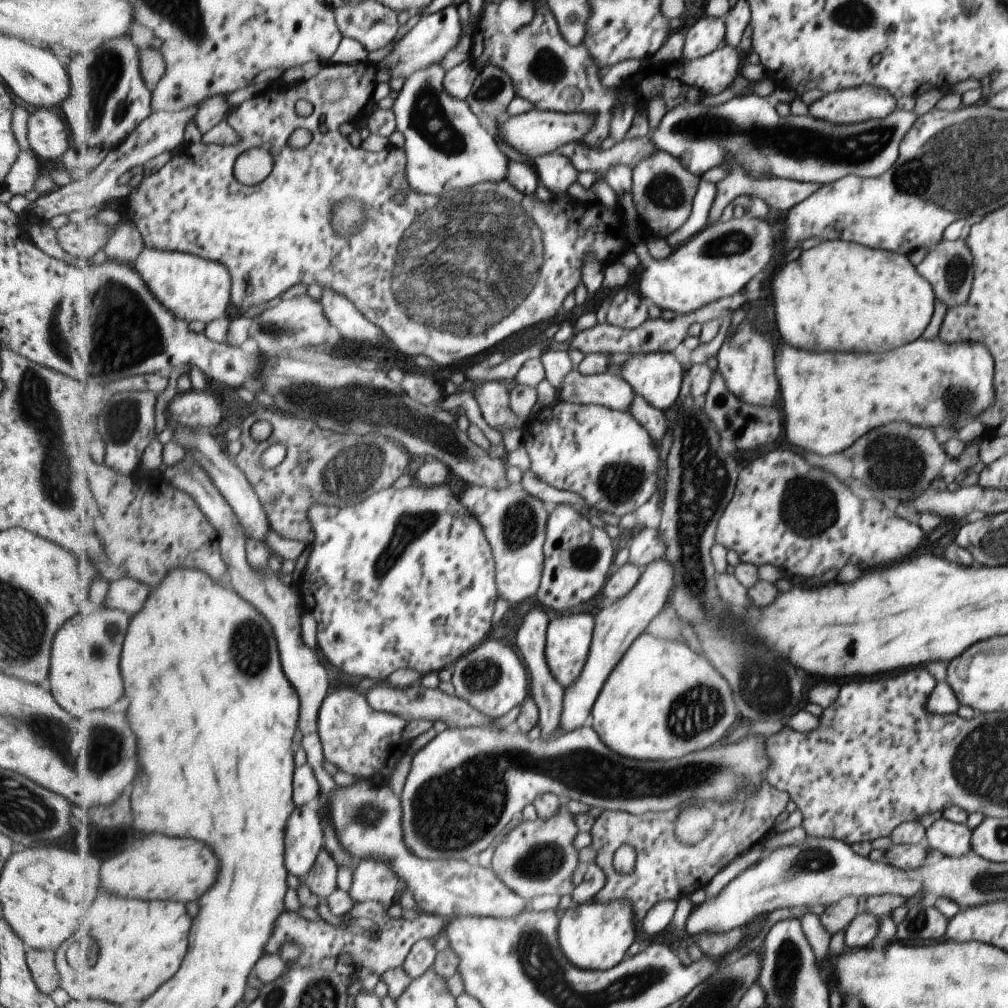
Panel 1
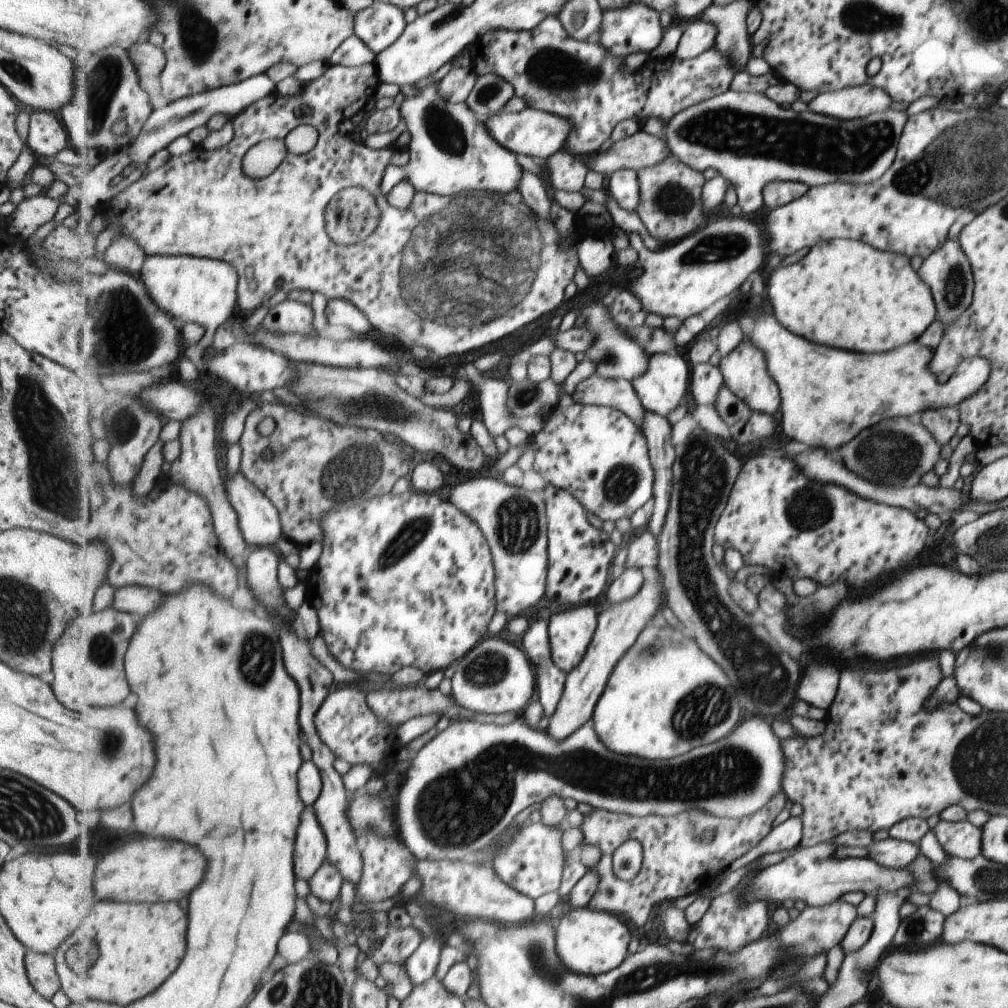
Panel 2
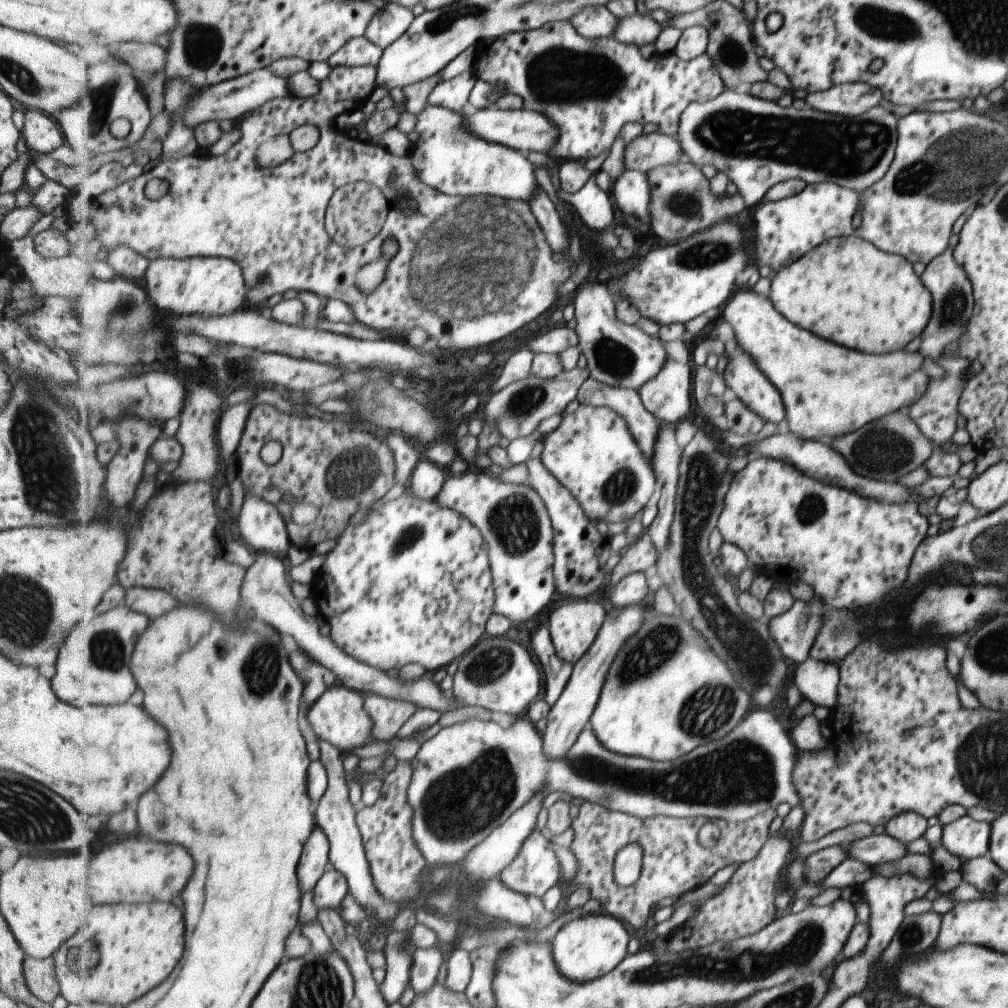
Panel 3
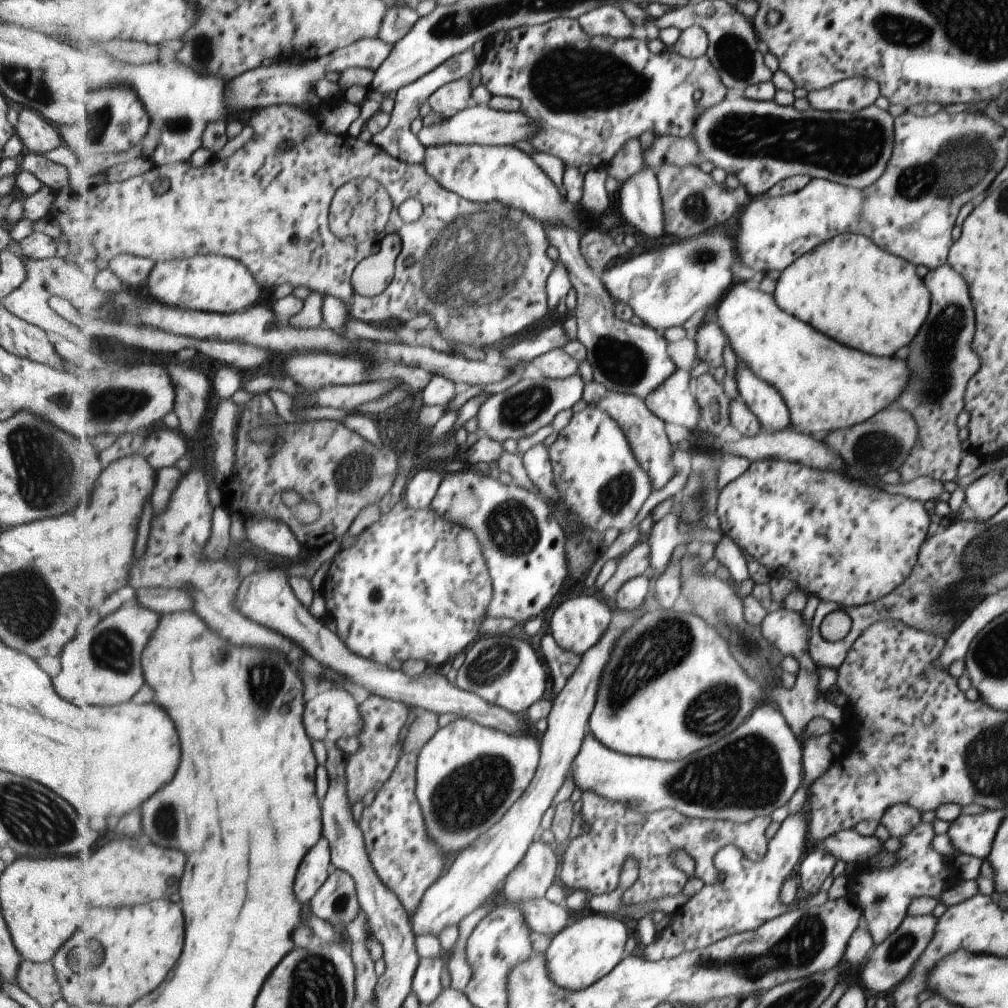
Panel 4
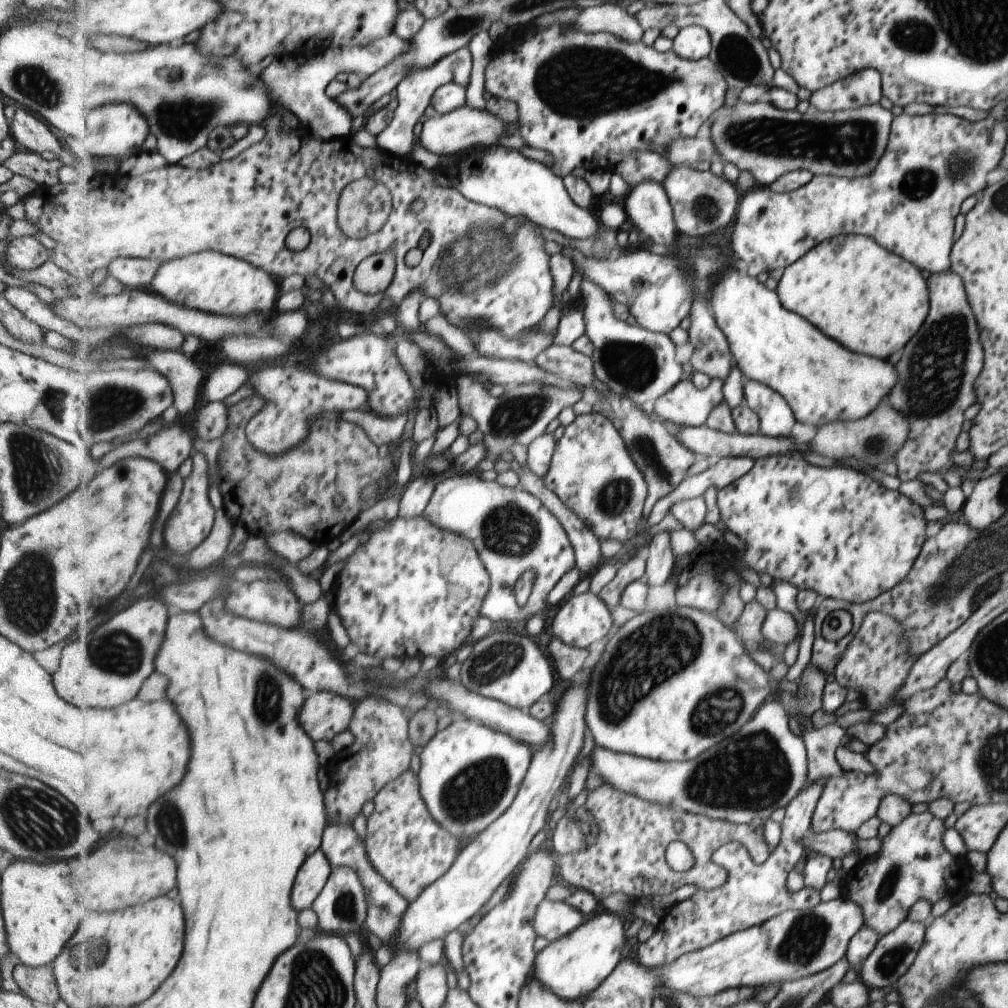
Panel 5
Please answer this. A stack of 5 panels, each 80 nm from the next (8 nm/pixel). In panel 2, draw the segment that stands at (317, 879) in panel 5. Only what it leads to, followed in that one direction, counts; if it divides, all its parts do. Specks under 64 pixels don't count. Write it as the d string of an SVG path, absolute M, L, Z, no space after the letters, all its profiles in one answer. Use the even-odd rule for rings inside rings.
M312 807L305 808L303 814L303 830L299 830L299 854L295 854L295 874L310 878L327 860L328 840Z

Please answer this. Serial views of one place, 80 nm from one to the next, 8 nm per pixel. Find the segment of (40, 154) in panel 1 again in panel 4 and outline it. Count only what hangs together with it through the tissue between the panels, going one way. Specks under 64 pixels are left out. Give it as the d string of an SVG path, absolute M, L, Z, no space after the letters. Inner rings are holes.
M24 107L18 112L14 132L29 152L42 154L63 144L61 136L43 120L38 111Z

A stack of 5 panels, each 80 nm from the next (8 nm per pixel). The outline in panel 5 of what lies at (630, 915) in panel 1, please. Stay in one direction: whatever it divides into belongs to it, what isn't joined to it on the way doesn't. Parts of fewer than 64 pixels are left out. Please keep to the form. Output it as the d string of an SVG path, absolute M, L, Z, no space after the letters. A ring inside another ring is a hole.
M609 911L601 912L539 952L535 966L536 978L565 1000L586 997L594 993L618 968L627 939L623 920Z

